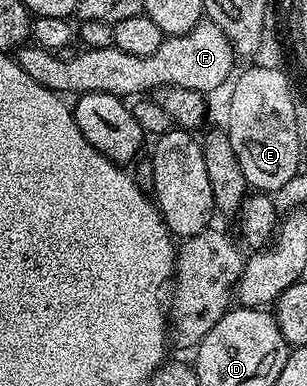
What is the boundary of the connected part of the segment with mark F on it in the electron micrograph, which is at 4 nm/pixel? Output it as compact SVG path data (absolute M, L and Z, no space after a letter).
M209 20L199 22L196 28L187 33L165 37L156 52L148 57L134 56L115 46L83 49L76 57L66 61L37 44L19 47L16 52L16 60L24 72L54 93L72 92L71 95L77 96L88 92L108 92L121 98L144 96L160 87L191 88L212 94L229 78L234 68L234 58L236 51L227 34Z

